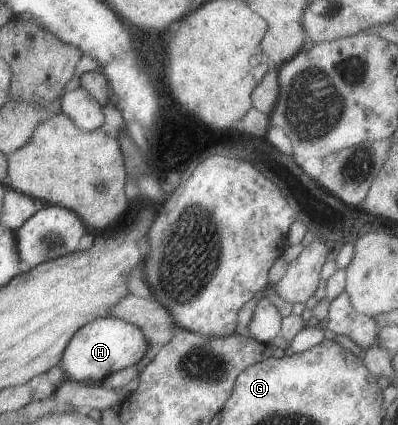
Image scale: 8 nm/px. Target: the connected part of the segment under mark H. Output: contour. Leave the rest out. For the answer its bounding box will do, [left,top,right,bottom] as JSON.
[62,315,150,384]

